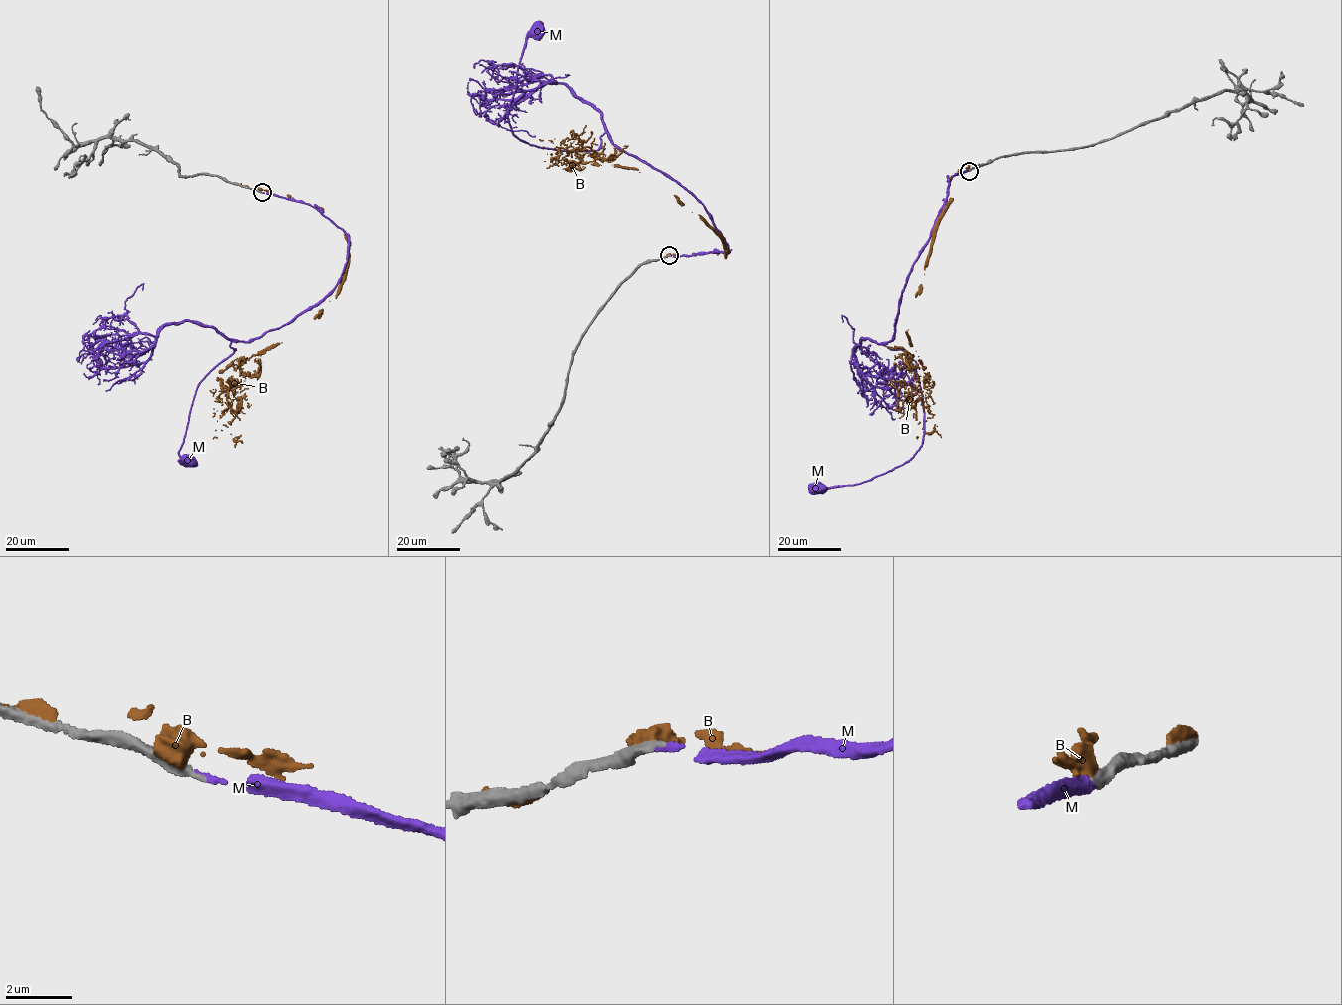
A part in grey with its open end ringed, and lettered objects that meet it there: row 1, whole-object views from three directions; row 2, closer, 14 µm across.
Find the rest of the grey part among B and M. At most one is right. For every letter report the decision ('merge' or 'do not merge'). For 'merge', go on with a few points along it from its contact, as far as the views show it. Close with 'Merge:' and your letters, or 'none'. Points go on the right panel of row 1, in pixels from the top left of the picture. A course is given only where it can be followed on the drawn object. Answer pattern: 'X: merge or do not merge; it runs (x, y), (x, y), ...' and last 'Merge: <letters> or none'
B: do not merge
M: merge; it runs (969, 170), (951, 176), (883, 344), (913, 367), (921, 446), (884, 474), (815, 489)
Merge: M

